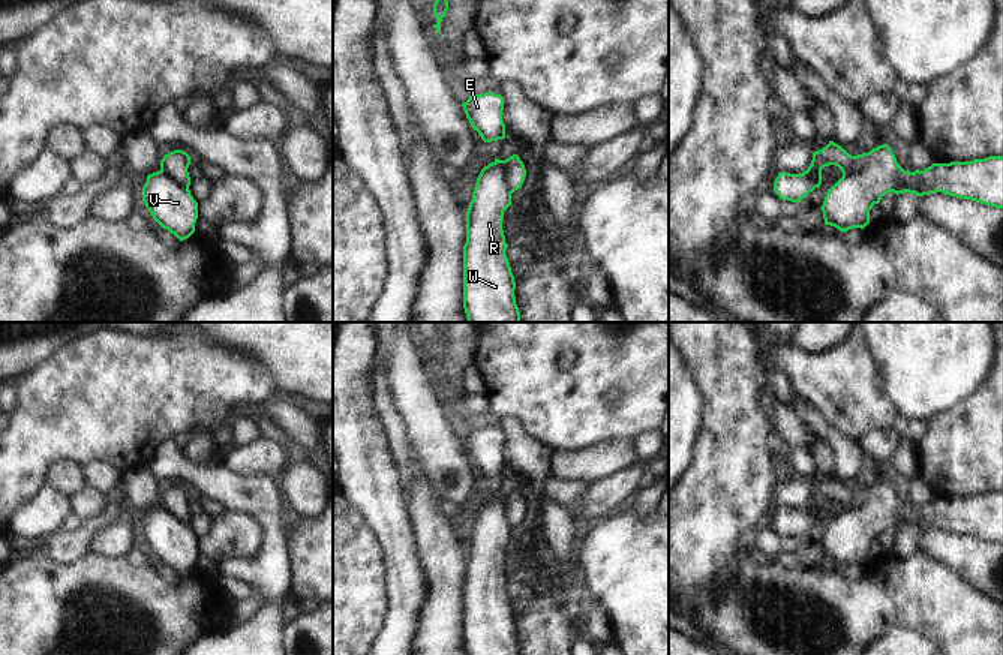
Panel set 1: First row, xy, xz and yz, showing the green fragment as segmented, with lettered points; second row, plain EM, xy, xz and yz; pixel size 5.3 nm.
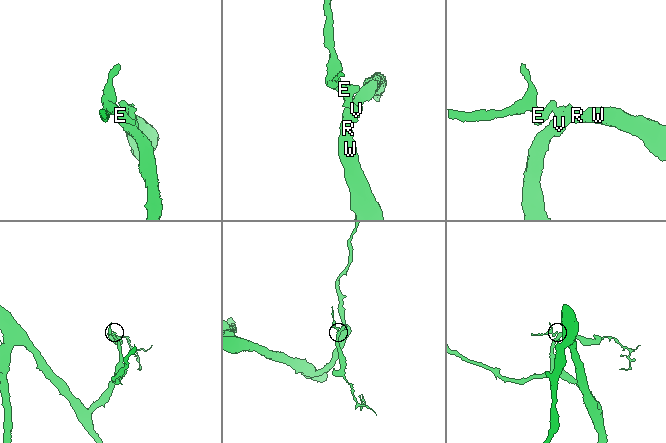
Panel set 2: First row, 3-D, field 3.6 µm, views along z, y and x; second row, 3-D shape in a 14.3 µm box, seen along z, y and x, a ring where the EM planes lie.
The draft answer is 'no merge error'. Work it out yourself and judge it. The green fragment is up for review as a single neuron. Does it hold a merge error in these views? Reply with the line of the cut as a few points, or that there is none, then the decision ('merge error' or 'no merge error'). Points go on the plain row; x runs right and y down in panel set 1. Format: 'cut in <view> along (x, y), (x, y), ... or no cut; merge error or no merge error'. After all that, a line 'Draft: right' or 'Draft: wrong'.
cut in yz along (868, 489), (868, 498), (862, 507), (843, 511); merge error
Draft: wrong

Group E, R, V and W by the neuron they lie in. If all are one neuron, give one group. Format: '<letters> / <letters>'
E / R V W

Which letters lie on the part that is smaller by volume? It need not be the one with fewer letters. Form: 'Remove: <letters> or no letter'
Remove: E

